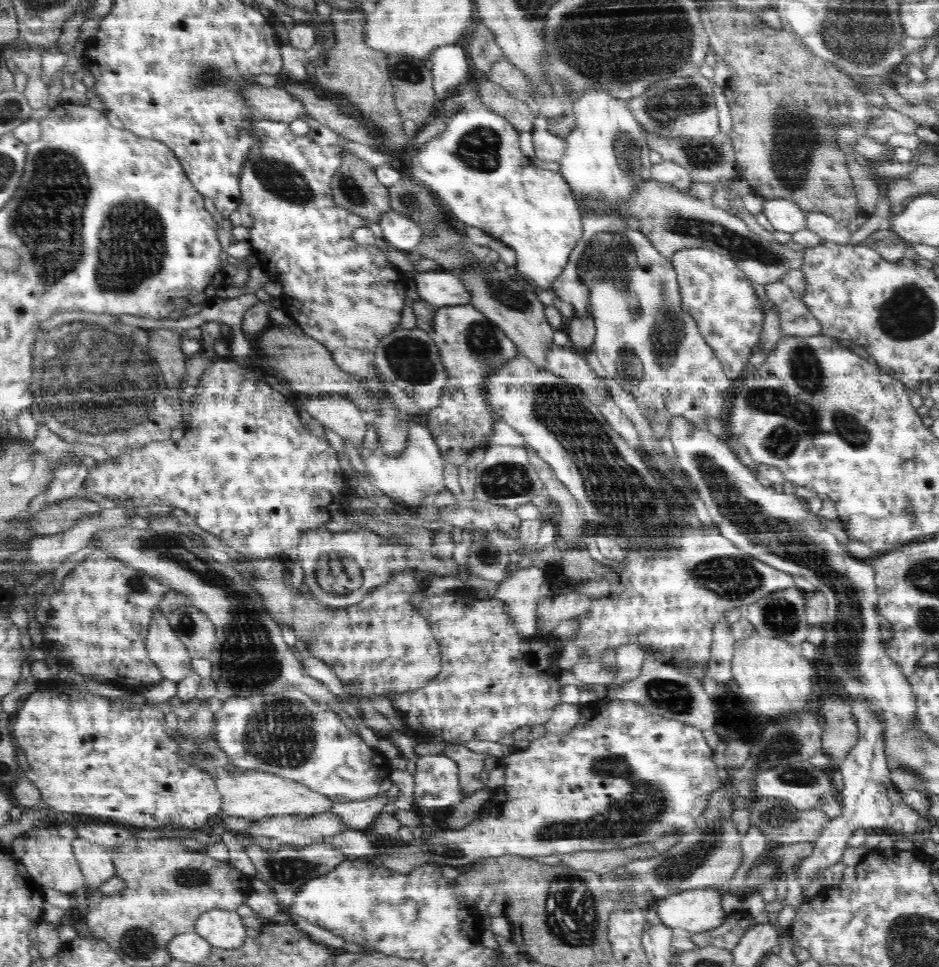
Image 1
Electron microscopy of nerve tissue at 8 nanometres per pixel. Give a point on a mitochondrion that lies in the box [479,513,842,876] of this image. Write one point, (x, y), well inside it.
(643, 807)

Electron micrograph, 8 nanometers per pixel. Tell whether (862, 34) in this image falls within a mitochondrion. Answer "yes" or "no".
yes

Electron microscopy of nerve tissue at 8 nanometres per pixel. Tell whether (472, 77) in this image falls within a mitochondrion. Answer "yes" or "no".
no

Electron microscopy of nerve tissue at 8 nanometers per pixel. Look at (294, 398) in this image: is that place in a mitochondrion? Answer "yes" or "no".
no

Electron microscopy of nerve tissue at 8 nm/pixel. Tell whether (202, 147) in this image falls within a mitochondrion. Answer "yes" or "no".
no

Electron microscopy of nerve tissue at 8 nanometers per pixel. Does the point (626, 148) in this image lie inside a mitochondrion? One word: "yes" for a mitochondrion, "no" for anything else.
yes

